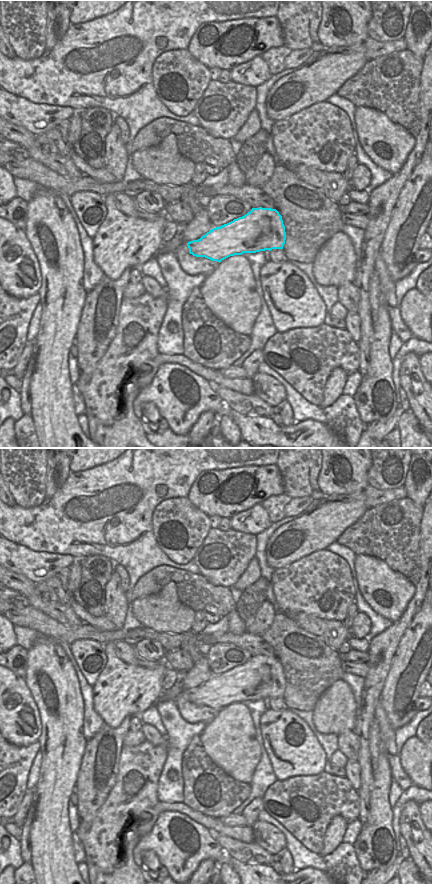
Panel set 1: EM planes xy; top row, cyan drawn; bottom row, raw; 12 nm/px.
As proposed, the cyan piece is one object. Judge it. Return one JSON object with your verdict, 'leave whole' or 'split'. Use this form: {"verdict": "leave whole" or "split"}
{"verdict": "leave whole"}

